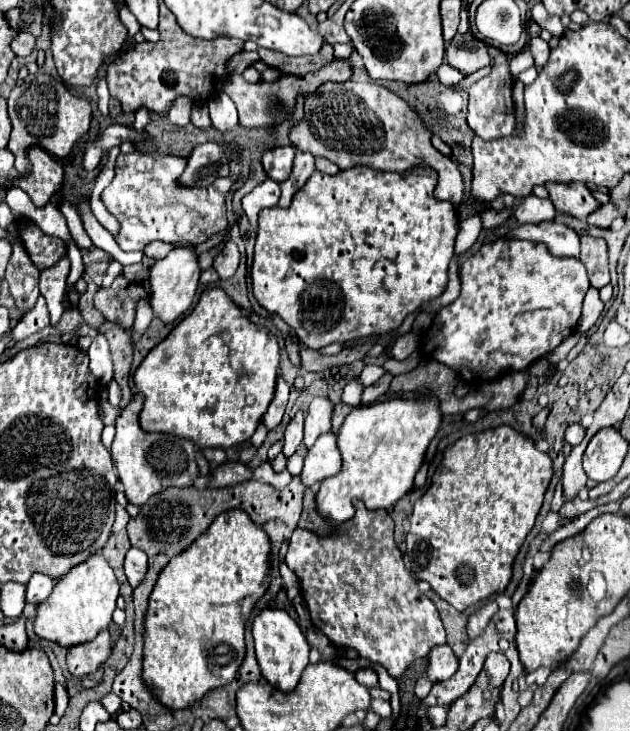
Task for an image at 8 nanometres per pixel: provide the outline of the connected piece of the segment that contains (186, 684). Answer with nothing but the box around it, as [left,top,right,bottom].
[143,509,269,709]

